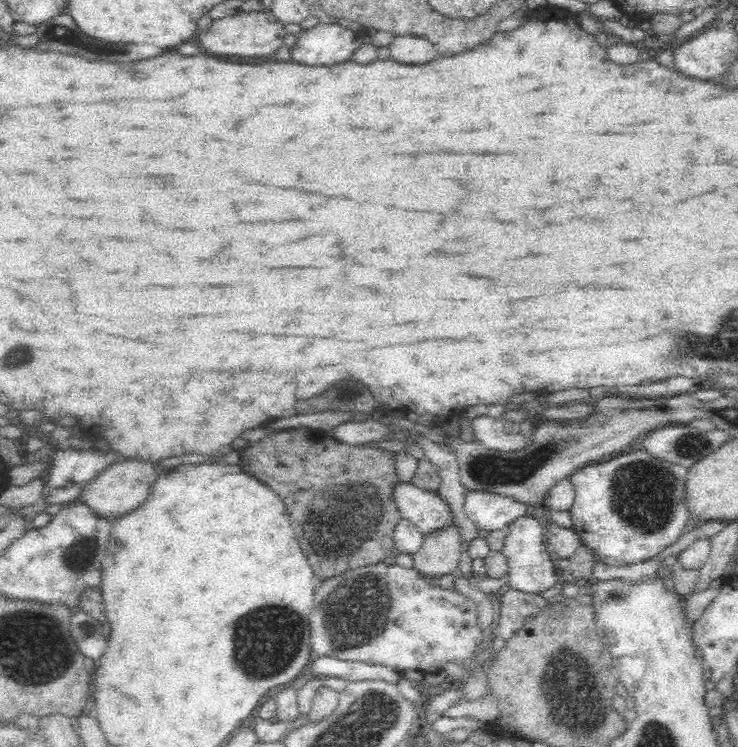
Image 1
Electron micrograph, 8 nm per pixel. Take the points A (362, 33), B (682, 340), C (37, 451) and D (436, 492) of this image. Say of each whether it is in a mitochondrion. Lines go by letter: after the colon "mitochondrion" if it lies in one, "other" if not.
A: other
B: mitochondrion
C: other
D: other

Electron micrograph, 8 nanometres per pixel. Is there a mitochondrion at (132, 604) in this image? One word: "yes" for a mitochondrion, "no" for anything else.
no

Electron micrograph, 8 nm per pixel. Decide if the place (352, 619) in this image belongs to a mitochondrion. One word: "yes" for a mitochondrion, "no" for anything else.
yes

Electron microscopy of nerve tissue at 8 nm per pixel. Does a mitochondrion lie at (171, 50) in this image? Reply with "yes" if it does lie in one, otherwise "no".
no

